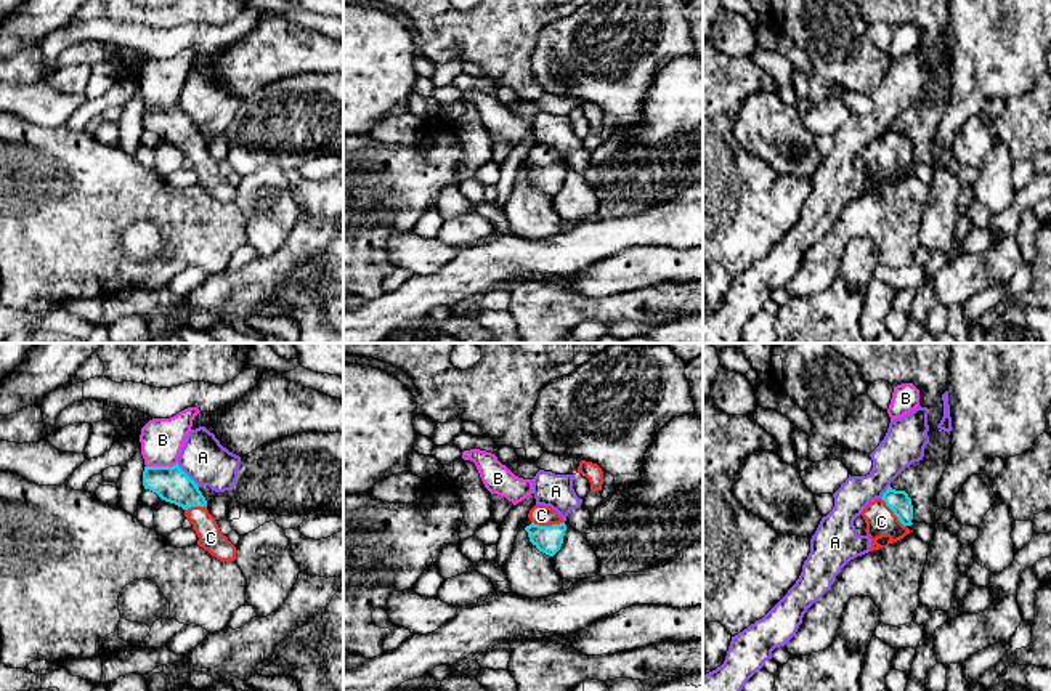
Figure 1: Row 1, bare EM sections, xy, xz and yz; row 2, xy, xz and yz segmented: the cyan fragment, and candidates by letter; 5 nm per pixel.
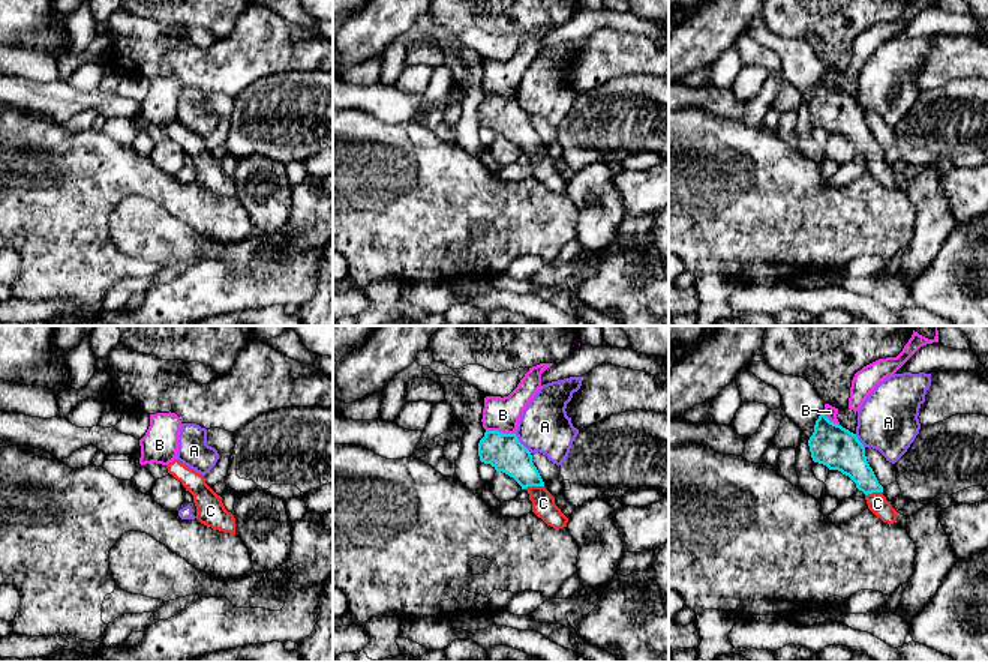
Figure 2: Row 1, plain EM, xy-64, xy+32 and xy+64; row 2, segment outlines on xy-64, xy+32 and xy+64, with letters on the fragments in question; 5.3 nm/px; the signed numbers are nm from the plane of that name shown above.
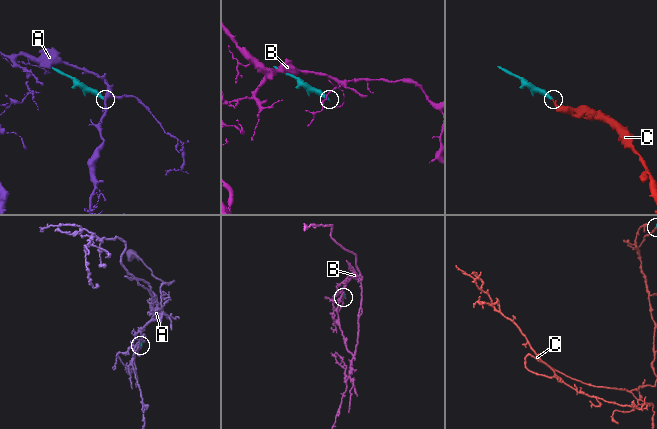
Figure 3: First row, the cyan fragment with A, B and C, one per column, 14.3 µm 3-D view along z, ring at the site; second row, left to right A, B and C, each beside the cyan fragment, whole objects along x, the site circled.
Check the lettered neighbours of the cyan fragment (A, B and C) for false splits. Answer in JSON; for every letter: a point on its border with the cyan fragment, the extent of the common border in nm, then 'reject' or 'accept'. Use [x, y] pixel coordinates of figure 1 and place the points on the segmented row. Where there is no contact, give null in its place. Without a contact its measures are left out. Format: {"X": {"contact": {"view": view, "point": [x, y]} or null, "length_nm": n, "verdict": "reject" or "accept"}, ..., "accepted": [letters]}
{"A": {"contact": {"view": "xy", "point": [188, 476]}, "length_nm": 170, "verdict": "reject"}, "B": {"contact": {"view": "xy", "point": [161, 467]}, "length_nm": 160, "verdict": "reject"}, "C": {"contact": {"view": "xz", "point": [547, 526]}, "length_nm": 170, "verdict": "accept"}, "accepted": ["C"]}

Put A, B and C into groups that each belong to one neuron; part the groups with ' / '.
A / B / C

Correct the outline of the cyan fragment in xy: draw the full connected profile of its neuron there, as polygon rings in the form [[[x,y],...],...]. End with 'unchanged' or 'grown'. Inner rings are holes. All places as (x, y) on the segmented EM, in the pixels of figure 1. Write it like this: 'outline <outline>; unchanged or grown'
outline [[[178,463],[173,467],[144,467],[143,486],[156,492],[162,500],[185,510],[185,516],[199,537],[199,547],[220,561],[229,563],[236,560],[236,547],[221,534],[215,518],[207,510],[205,497]]]; grown

